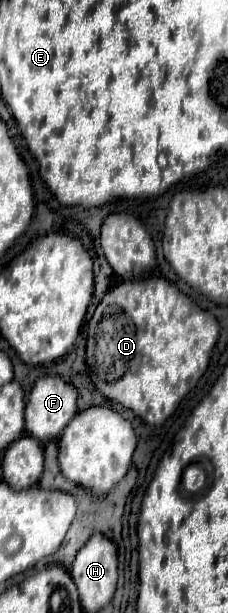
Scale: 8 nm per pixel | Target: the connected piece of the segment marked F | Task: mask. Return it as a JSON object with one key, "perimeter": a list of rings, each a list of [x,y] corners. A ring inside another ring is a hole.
{"perimeter":[[[46,375],[36,379],[30,395],[28,395],[28,403],[26,403],[26,433],[32,435],[38,441],[46,441],[46,439],[54,439],[62,433],[62,429],[66,427],[66,423],[76,415],[76,397],[78,391],[72,383],[66,383],[60,375]]]}

